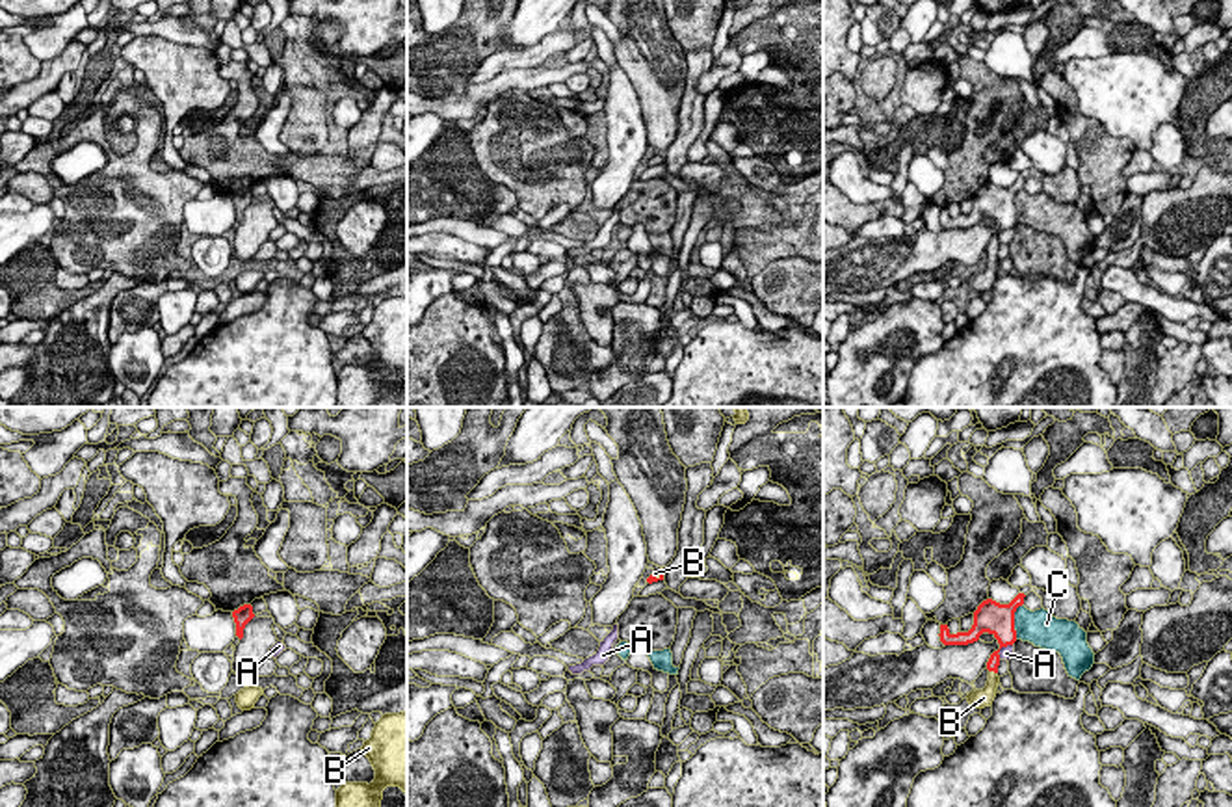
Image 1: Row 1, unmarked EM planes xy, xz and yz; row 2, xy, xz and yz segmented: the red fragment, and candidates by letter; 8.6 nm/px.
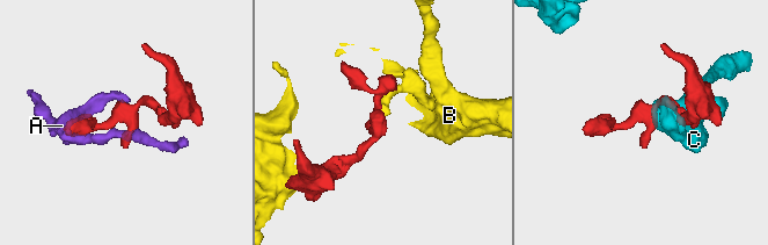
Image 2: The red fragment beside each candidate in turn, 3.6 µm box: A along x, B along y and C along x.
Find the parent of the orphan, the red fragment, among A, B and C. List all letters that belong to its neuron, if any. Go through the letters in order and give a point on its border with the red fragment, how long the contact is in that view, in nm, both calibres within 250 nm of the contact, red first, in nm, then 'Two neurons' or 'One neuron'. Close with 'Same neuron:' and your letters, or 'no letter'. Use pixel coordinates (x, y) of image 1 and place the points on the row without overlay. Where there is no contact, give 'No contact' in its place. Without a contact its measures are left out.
A: Touches red at yz (1002, 229). Shared border 200 nm. Thickness 280 nm (red) against 120 nm. Two neurons
B: Touches red at yz (993, 253). Shared border 90 nm. Thickness 100 nm (red) against 140 nm. One neuron
C: Touches red at yz (1013, 205). Shared border 320 nm. Thickness 280 nm (red) against 300 nm. Two neurons
Same neuron: B

